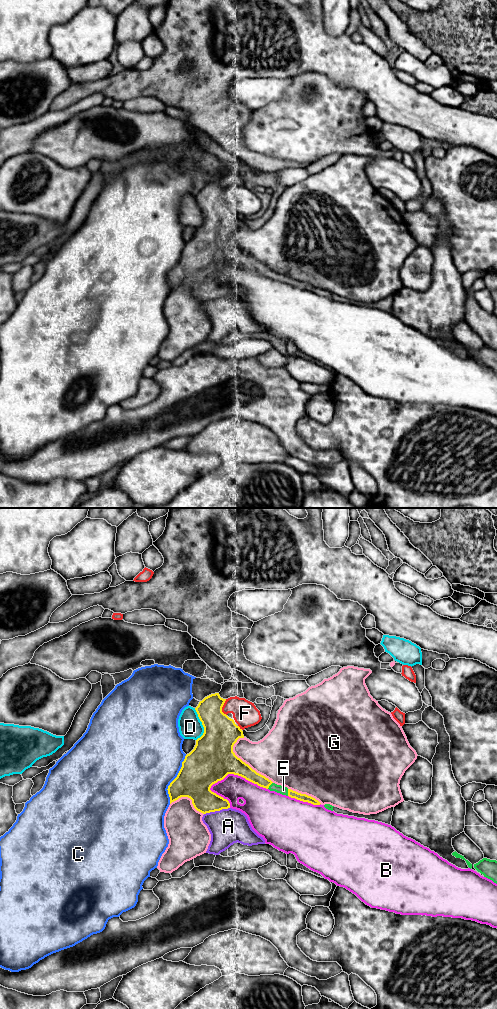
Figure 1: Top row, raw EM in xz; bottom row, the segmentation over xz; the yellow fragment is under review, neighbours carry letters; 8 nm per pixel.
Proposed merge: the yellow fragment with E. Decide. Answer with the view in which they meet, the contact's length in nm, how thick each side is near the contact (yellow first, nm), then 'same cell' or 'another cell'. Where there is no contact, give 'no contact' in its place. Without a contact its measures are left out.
meets yellow in xz; contact 60 nm long; 60 nm thick on the yellow side, 70 nm on the other; same cell

